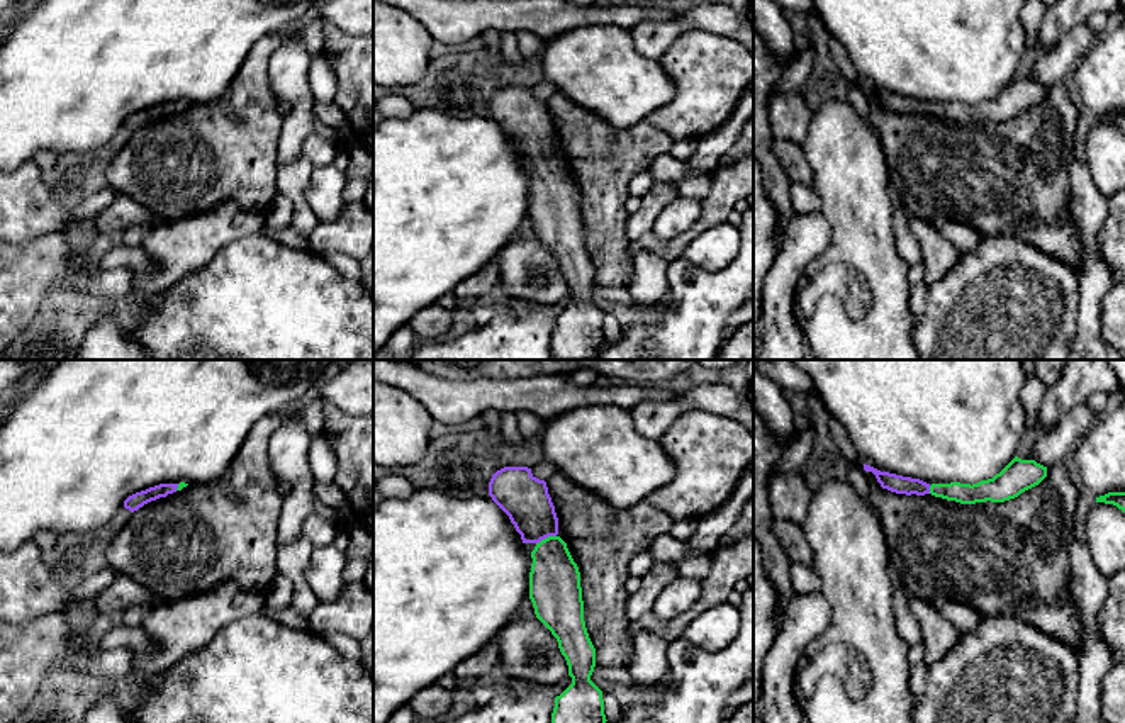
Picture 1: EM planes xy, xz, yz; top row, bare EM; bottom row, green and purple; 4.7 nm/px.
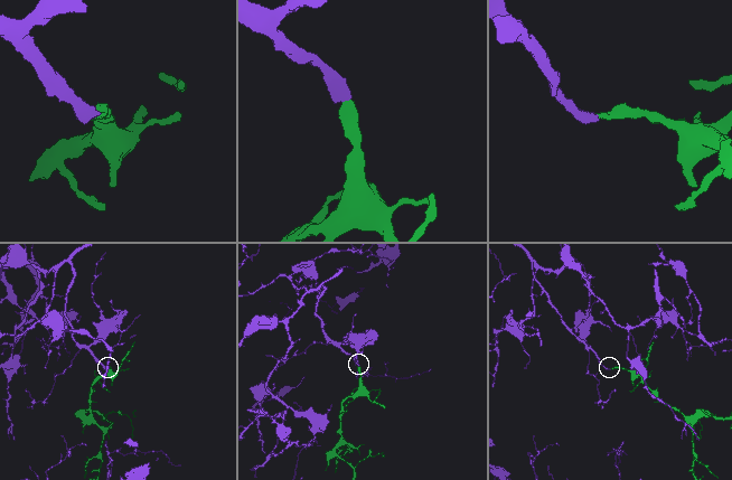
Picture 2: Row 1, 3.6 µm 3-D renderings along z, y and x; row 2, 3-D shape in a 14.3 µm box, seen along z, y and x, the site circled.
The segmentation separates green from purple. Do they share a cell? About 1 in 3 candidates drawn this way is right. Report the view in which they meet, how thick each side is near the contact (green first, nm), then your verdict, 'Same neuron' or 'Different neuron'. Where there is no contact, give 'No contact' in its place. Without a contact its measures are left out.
Touches green in xz. Thickness 240 nm (green) against 220 nm. Same neuron

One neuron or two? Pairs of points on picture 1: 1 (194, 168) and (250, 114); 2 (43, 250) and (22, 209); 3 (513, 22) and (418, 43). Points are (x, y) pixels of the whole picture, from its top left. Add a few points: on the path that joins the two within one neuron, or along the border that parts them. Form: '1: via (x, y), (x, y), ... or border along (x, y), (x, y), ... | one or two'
1: via (207, 155), (236, 128) | one
2: border along (56, 231), (17, 245) | two
3: border along (413, 17), (433, 39) | two

